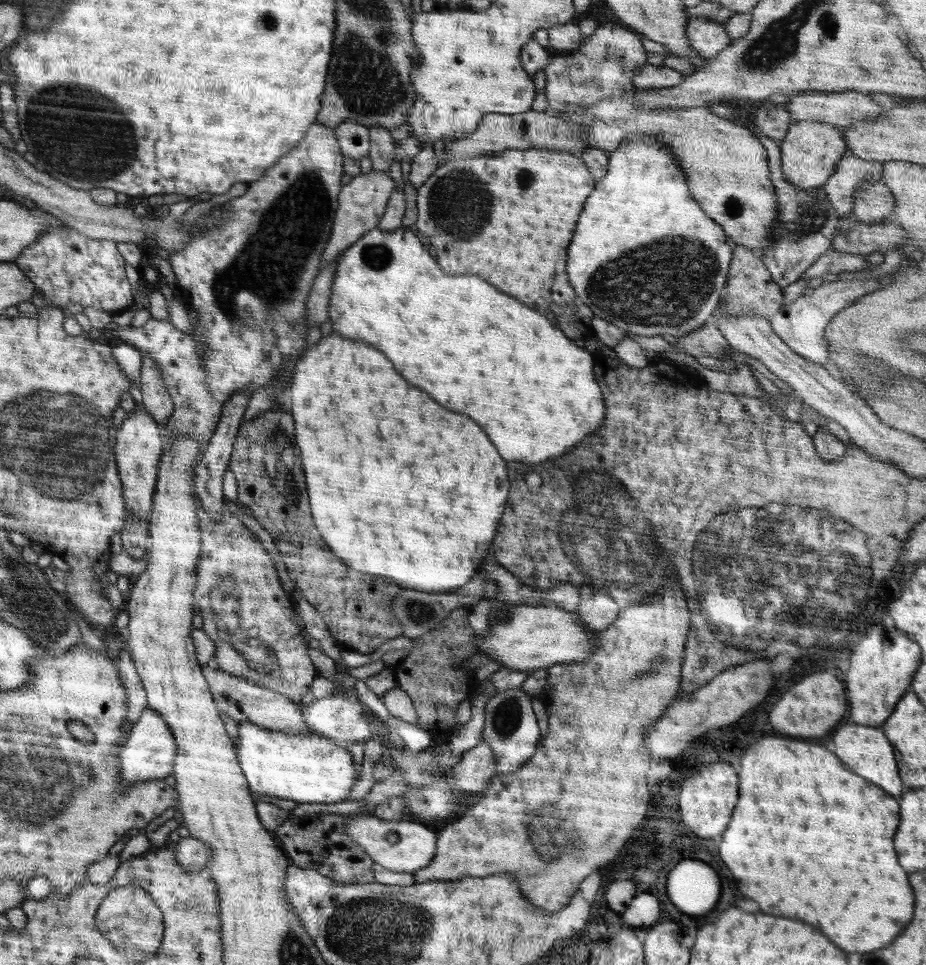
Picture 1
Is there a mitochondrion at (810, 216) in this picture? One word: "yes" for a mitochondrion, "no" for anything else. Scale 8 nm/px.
yes

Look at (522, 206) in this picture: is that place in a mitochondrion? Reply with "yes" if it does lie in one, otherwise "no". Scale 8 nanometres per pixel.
no

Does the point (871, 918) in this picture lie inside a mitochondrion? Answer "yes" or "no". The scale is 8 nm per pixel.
no

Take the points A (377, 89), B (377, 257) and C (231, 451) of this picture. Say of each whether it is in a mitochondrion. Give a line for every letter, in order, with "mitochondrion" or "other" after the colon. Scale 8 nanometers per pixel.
A: mitochondrion
B: mitochondrion
C: other

